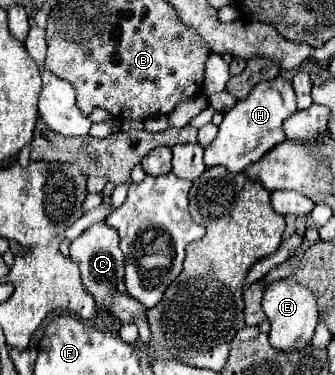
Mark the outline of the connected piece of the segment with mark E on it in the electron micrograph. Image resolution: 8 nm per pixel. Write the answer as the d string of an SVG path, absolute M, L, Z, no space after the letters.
M275 281L265 289L263 295L263 311L267 319L271 321L271 333L269 333L269 343L279 349L279 351L299 351L311 345L311 337L315 333L319 313L317 313L317 301L315 295L307 289L301 287L299 283L289 283L289 281Z

